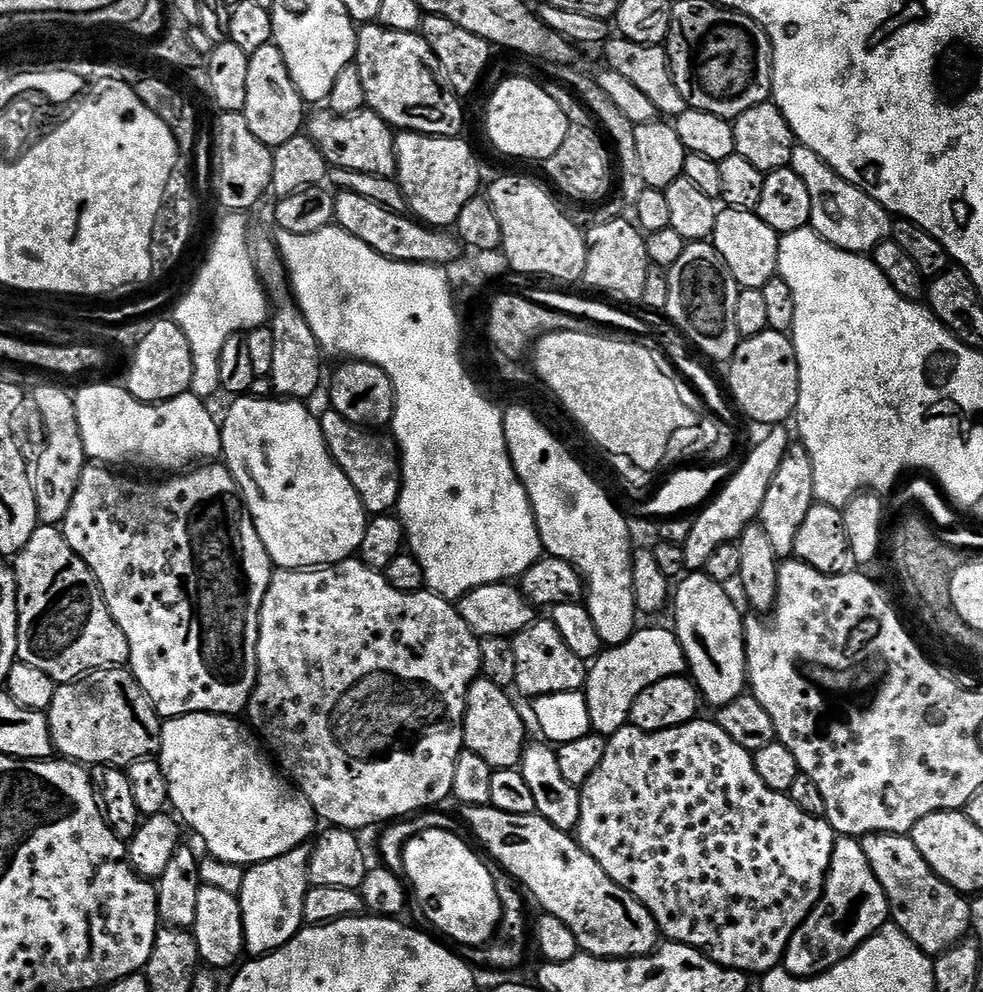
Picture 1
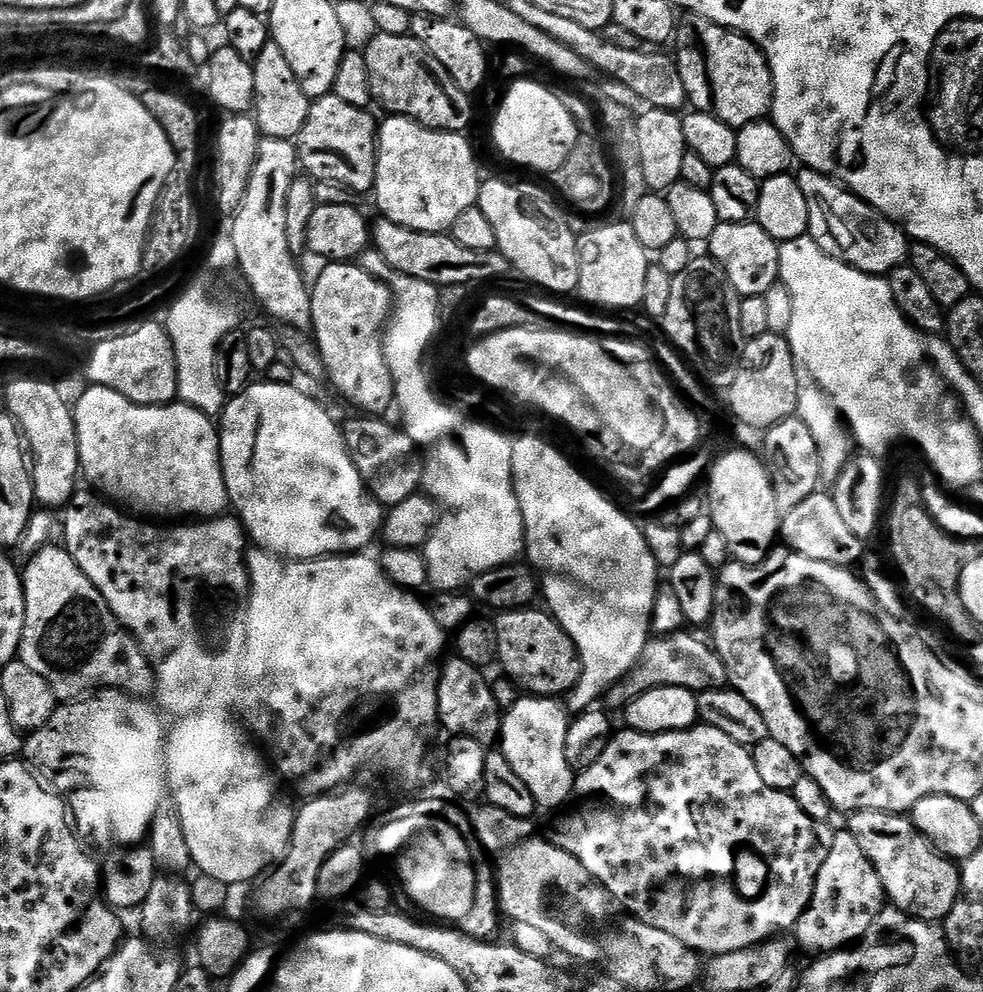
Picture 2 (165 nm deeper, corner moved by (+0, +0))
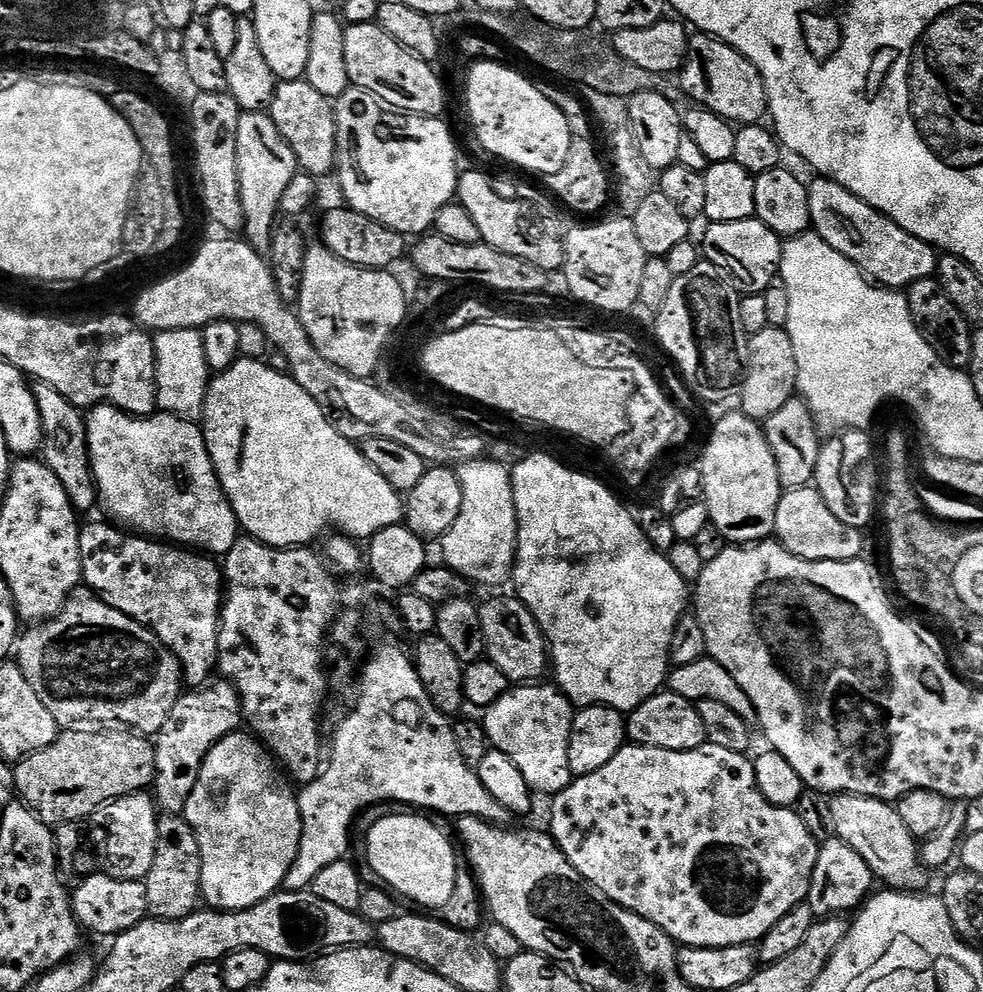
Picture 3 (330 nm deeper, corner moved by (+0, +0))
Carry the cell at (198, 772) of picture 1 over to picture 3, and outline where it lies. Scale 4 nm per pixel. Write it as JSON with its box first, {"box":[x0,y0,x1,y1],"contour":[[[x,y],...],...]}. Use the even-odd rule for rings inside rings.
{"box":[182,731,302,910],"contour":[[[247,731],[231,732],[206,754],[198,782],[194,782],[194,794],[190,794],[182,815],[198,838],[202,854],[200,895],[209,909],[246,910],[284,888],[284,879],[298,854],[302,838],[300,802],[291,787],[289,777],[272,753]]]}

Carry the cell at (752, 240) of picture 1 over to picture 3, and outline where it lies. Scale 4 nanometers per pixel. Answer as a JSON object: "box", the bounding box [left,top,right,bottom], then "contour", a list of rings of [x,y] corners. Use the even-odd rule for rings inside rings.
{"box":[702,219,784,294],"contour":[[[758,219],[743,220],[742,222],[722,222],[721,224],[709,223],[702,240],[702,256],[707,263],[718,266],[722,274],[732,279],[737,289],[744,294],[762,294],[770,286],[772,280],[780,275],[780,259],[784,253],[784,244],[781,237],[774,234],[765,224]]]}

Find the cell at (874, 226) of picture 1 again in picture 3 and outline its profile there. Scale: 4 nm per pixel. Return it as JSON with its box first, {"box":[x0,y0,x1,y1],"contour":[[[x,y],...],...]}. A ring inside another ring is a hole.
{"box":[808,178,938,290],"contour":[[[823,178],[813,181],[808,184],[808,197],[815,235],[834,246],[838,254],[855,264],[865,276],[893,290],[907,290],[914,282],[935,277],[938,252],[932,245],[902,230],[902,226],[895,224],[889,216],[883,216],[874,210],[874,206],[862,202],[862,198],[838,182]]]}

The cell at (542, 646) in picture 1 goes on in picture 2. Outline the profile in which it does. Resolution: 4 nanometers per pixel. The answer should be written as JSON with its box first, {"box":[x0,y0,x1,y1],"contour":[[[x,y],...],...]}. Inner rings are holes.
{"box":[494,606,580,698],"contour":[[[536,606],[515,608],[499,613],[494,623],[496,660],[517,689],[545,698],[560,698],[572,691],[580,677],[580,655],[560,623],[547,611],[539,612]]]}

